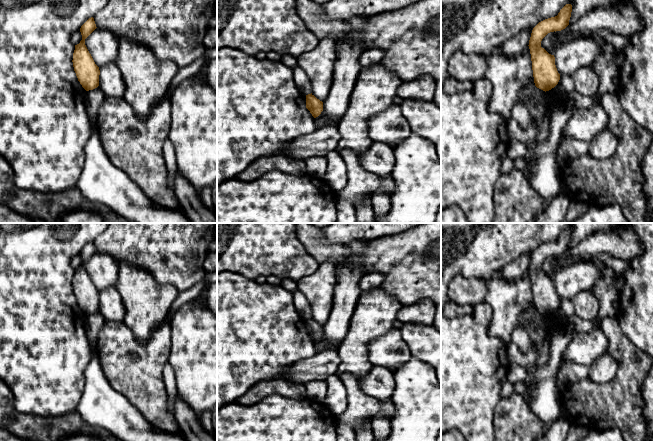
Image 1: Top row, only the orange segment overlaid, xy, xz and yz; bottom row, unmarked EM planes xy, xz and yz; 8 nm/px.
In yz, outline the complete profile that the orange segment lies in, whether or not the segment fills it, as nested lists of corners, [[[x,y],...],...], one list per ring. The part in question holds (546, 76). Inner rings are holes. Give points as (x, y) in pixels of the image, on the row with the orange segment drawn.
[[[566,4],[557,16],[539,22],[532,30],[529,40],[529,49],[532,61],[532,70],[535,86],[543,91],[554,88],[560,74],[555,65],[554,55],[549,54],[541,47],[542,39],[550,32],[561,31],[569,25],[572,5]]]

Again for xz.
[[[312,93],[308,94],[306,95],[306,108],[316,118],[323,111],[323,102],[317,99]]]

